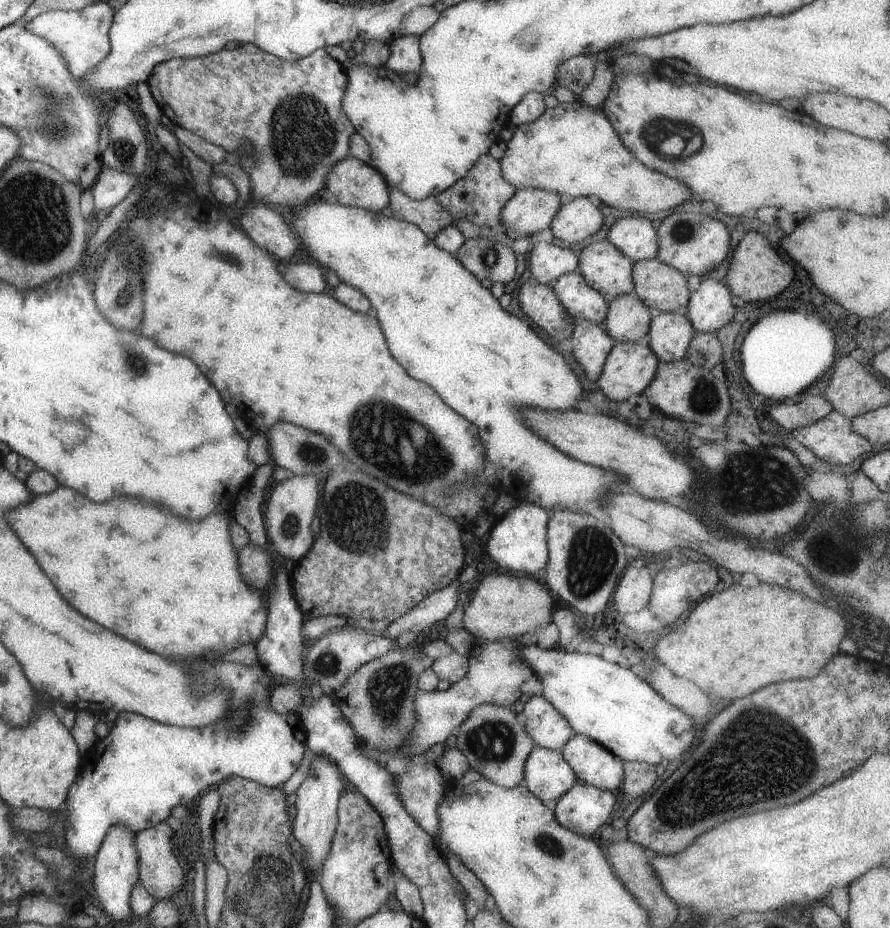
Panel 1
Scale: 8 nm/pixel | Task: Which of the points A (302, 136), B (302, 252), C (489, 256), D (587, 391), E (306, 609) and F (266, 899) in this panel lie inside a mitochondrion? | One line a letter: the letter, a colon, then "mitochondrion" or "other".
A: mitochondrion
B: other
C: mitochondrion
D: other
E: other
F: mitochondrion

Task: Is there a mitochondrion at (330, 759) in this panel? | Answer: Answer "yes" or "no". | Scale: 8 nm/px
no

